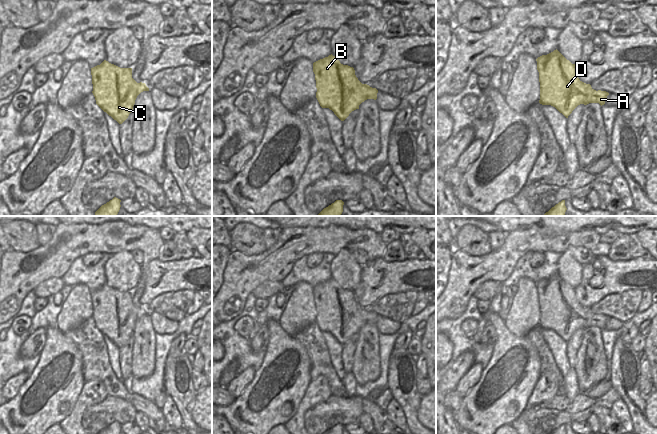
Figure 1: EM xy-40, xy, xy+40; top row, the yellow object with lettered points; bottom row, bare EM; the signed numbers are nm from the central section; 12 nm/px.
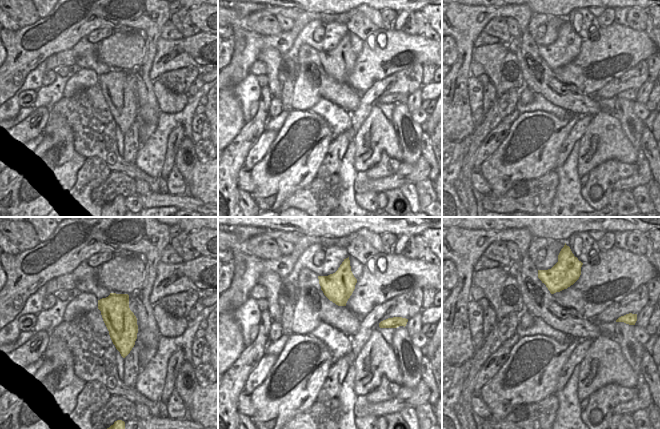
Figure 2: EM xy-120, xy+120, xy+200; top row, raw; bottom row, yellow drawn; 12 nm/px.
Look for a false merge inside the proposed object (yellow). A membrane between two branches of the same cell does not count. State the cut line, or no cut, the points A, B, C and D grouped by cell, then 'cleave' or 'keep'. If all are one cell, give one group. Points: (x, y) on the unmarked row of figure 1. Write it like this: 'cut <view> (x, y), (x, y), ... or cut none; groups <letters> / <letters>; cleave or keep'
cut none; groups A B C D; keep

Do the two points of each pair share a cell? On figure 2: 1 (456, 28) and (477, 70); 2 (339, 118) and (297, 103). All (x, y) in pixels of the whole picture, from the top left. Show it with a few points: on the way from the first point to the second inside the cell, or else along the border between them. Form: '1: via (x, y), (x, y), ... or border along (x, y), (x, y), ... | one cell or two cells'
1: border along (473, 61), (469, 67), (469, 75) | two cells
2: border along (321, 97), (308, 110) | two cells

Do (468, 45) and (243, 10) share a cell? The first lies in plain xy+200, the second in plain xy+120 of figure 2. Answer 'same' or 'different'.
different

